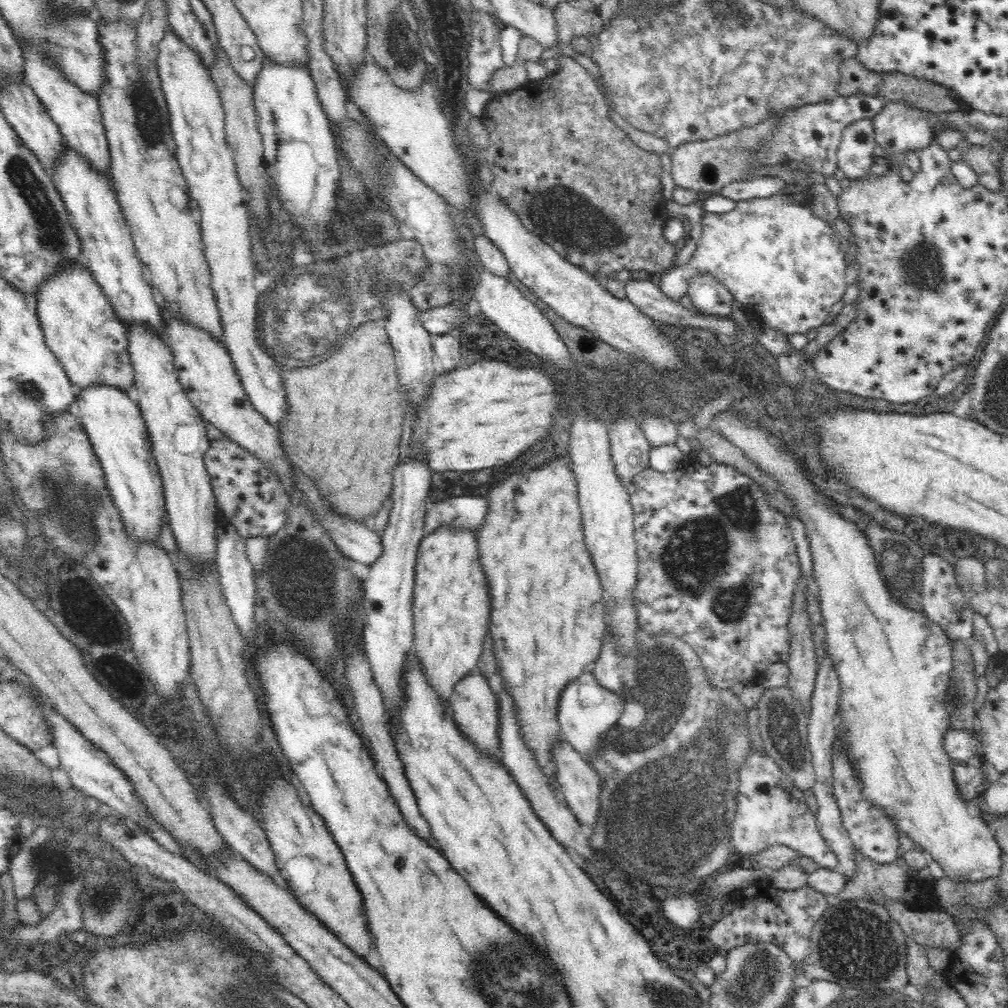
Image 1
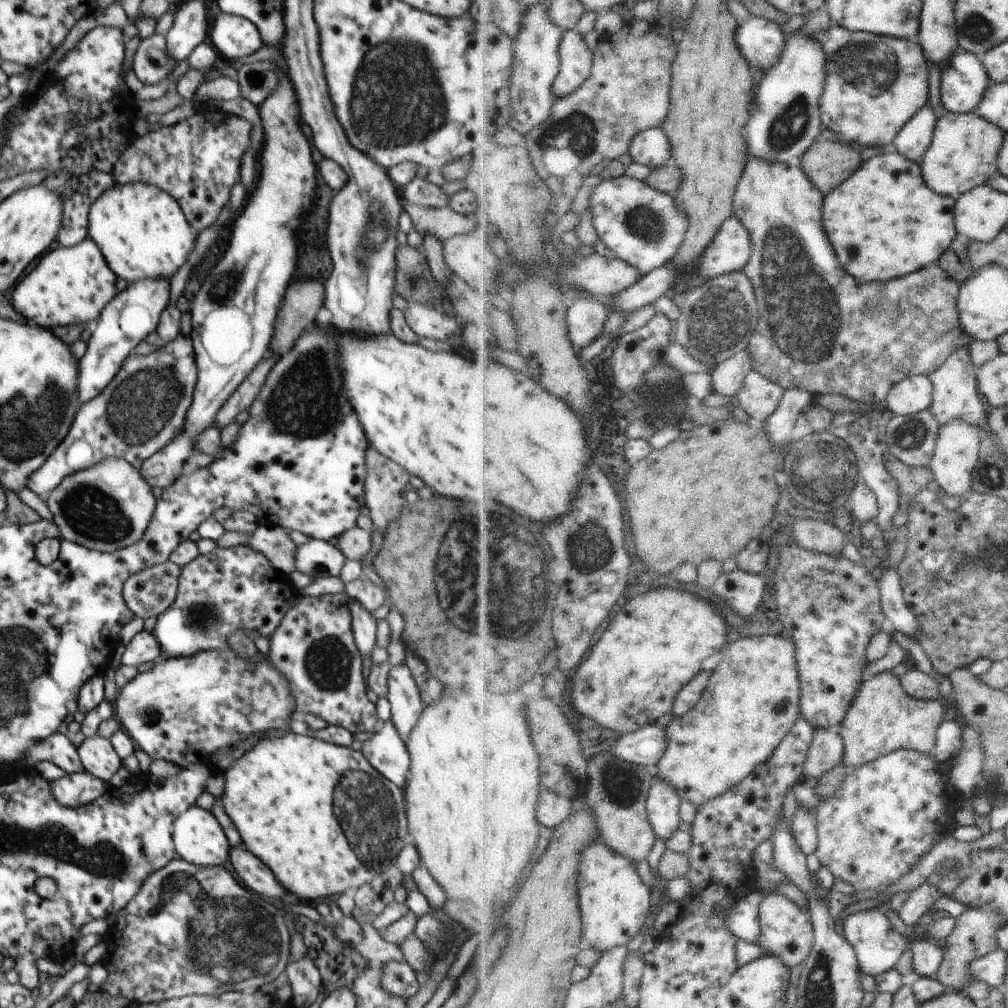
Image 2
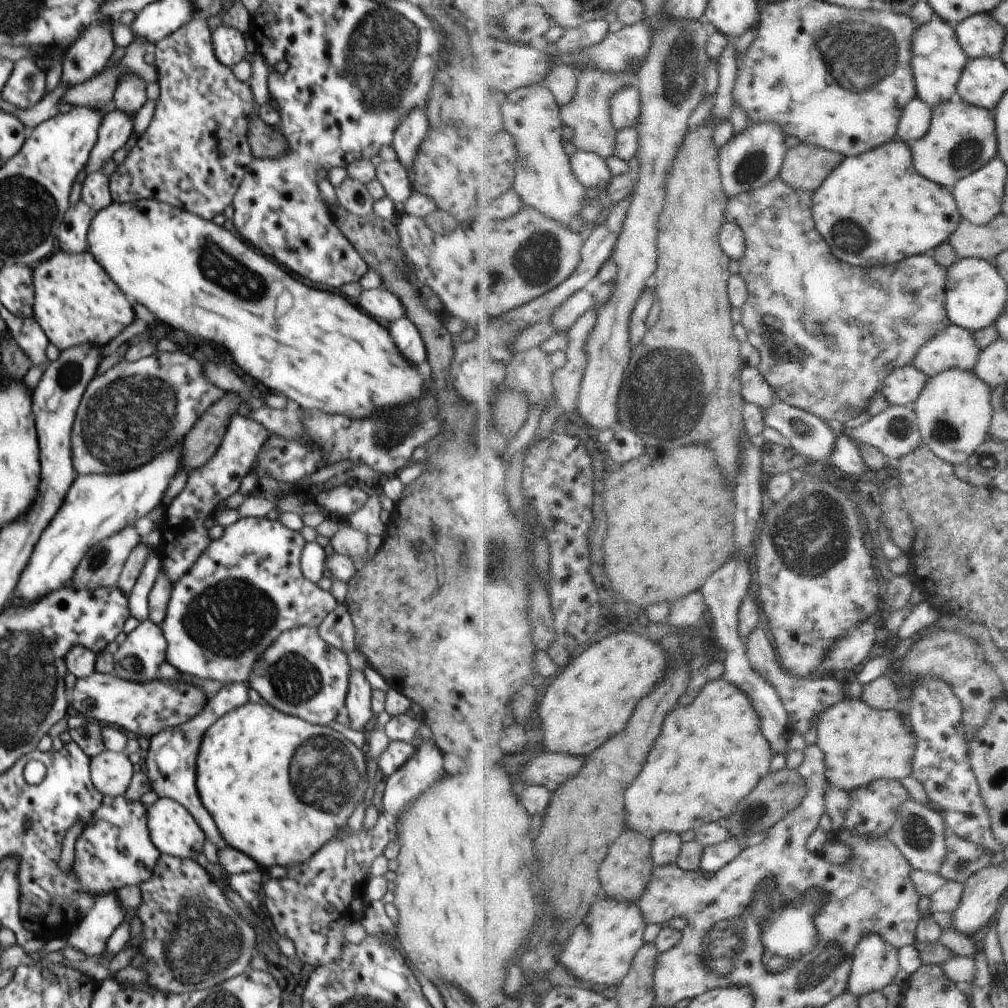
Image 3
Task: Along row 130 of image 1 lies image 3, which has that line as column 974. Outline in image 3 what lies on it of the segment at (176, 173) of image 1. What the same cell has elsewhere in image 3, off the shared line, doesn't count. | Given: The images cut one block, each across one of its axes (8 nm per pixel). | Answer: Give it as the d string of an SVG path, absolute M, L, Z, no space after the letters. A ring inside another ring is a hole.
M965 100L936 105L929 132L913 147L915 165L923 177L952 189L961 178L980 170L997 156L995 112Z

